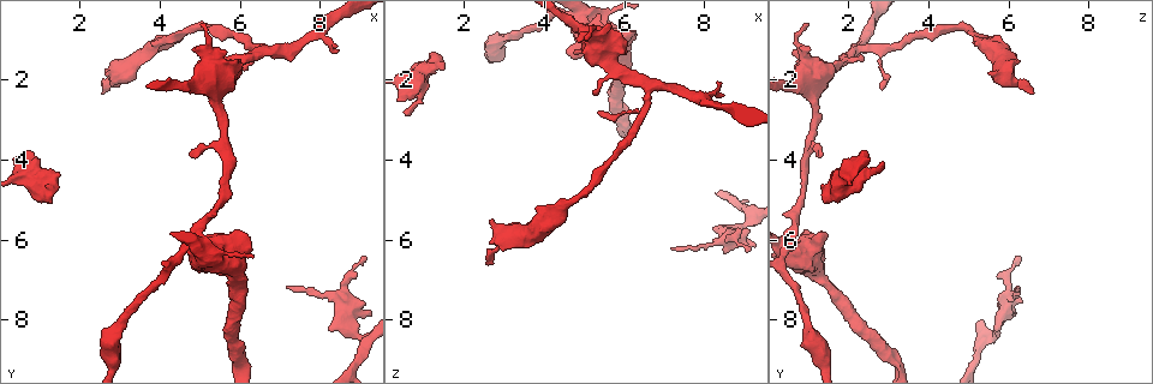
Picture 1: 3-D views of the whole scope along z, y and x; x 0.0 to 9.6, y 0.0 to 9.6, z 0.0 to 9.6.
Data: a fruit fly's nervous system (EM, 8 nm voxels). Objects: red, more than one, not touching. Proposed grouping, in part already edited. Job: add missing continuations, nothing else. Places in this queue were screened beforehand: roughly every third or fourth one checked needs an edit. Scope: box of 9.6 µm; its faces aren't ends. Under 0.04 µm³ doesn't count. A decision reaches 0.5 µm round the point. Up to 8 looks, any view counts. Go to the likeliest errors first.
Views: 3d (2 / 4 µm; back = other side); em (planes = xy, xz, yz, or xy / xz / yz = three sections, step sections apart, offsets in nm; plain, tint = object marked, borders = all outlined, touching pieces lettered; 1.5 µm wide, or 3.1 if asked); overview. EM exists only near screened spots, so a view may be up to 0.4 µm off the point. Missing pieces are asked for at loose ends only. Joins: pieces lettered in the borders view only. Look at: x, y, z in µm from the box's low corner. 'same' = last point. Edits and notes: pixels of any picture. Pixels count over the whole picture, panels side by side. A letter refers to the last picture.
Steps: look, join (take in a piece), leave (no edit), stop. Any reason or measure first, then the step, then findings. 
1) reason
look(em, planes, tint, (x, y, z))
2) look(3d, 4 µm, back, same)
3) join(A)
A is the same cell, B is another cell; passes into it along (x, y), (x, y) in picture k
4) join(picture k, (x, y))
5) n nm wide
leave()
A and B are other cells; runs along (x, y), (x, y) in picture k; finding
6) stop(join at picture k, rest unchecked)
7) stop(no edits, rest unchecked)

look(em, planes, plain, (1.35, 4.90, 1.40))

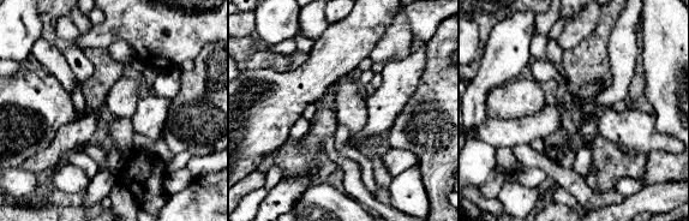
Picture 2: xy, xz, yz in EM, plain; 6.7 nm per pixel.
with the object marked
look(em, planes, tint, same)

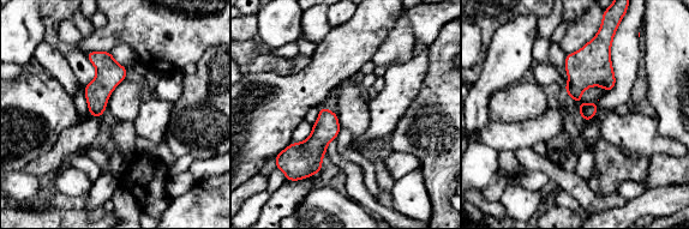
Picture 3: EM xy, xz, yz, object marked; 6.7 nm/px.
look(em, planes, borders, same)

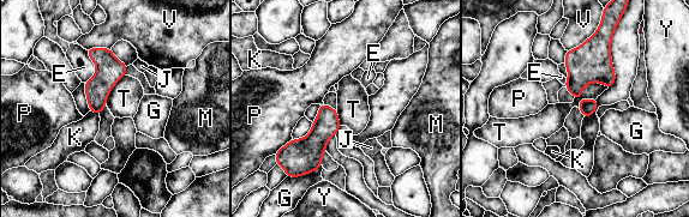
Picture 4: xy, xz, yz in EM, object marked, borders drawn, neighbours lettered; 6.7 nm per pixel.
join(K)
K is the same cell, E, G, J, M, P, T, V and Y are other cells; it goes on there

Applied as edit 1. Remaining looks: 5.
look(overview)

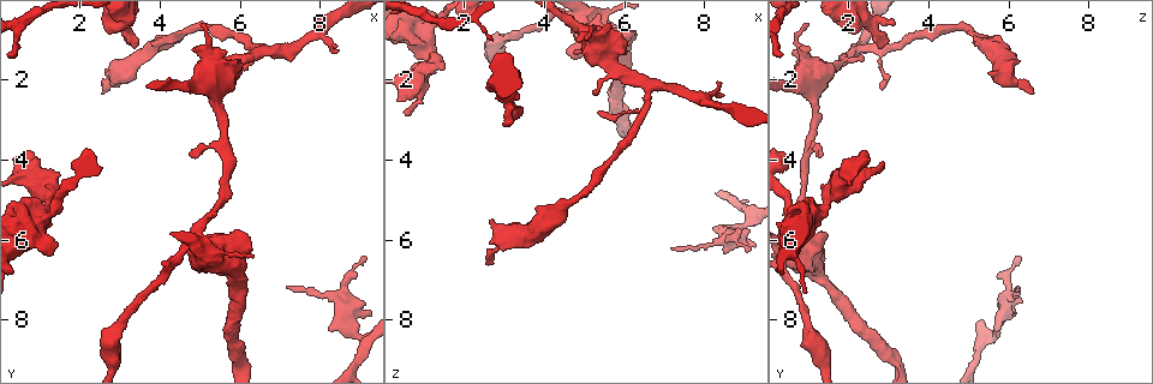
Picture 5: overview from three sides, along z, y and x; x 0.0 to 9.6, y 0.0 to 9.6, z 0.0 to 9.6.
an open end
look(em, yz, step 8, tint, (4.95, 1.15, 0.80))

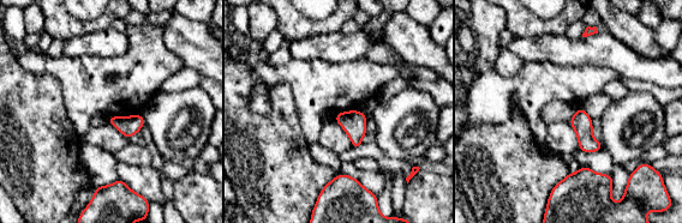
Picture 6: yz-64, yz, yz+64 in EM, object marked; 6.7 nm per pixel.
another direction
look(em, planes, borders, same)

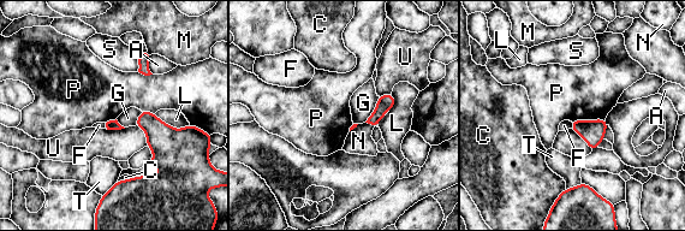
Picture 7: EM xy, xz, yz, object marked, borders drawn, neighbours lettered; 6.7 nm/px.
leave()
A, C, F, G, L, M, N, P, S, T and U are other cells; border along (605, 118), (573, 119), (571, 122) in picture 7; no lettered piece goes on from it

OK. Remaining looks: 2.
branch stops here
look(3d, 4 µm, (0.60, 4.10, 2.85))

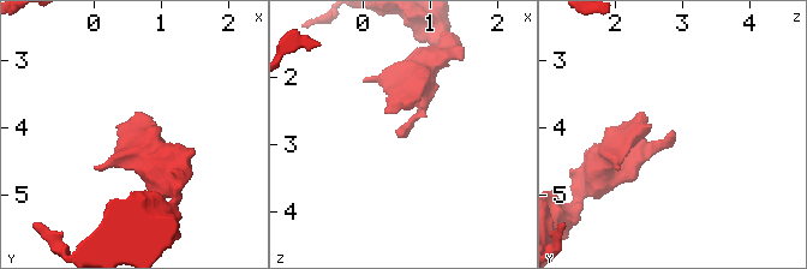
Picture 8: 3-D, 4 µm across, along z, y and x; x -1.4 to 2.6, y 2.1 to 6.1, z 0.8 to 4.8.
look(em, planes, borders, (0.60, 4.10, 2.90))

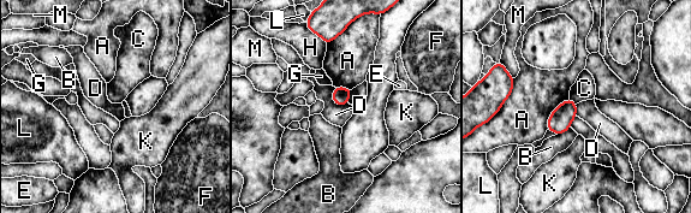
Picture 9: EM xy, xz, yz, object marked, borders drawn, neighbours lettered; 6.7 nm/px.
leave()
A, B, C, D, E, F, G, H, K, L and M are other cells; border along (333, 87), (332, 100), (346, 105) in picture 9; no lettered piece goes on from it

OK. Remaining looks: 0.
stop(join at picture 4, rest unchecked)

